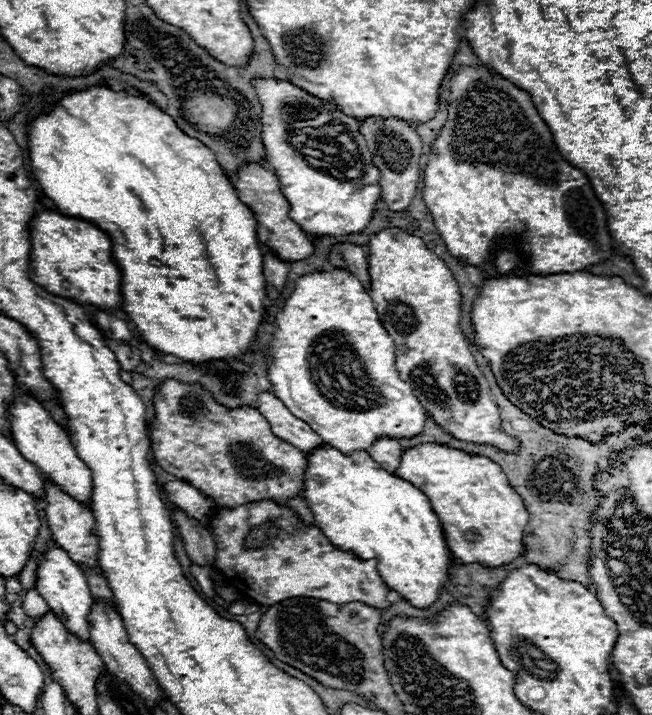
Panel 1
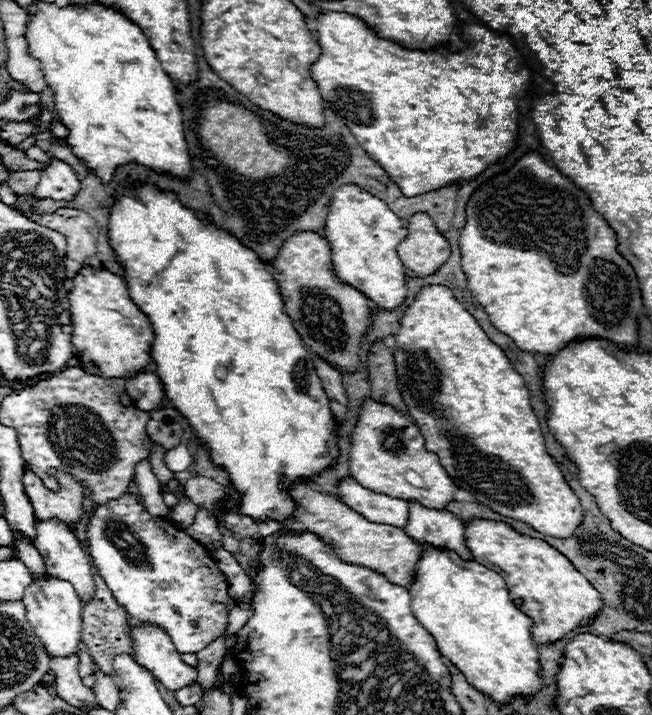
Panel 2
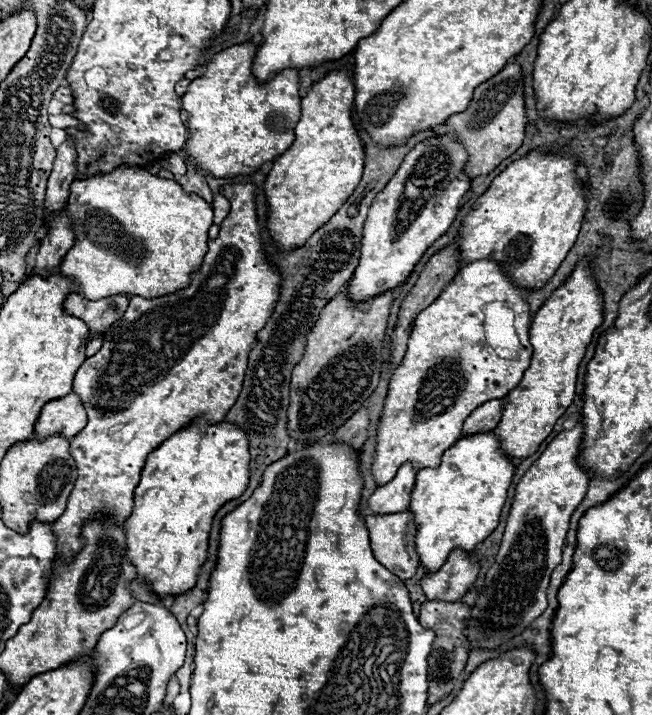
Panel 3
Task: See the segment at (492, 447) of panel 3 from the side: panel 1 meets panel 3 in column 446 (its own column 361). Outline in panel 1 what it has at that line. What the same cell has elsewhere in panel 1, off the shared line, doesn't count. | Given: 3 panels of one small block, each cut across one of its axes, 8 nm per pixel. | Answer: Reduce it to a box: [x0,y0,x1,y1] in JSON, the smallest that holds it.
[304,444,450,608]

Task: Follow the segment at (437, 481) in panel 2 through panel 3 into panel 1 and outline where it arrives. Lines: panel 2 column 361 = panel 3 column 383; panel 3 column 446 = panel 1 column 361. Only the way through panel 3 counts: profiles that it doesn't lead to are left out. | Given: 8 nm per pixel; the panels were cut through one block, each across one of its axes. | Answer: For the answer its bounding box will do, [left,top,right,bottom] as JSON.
[266,268,426,452]

